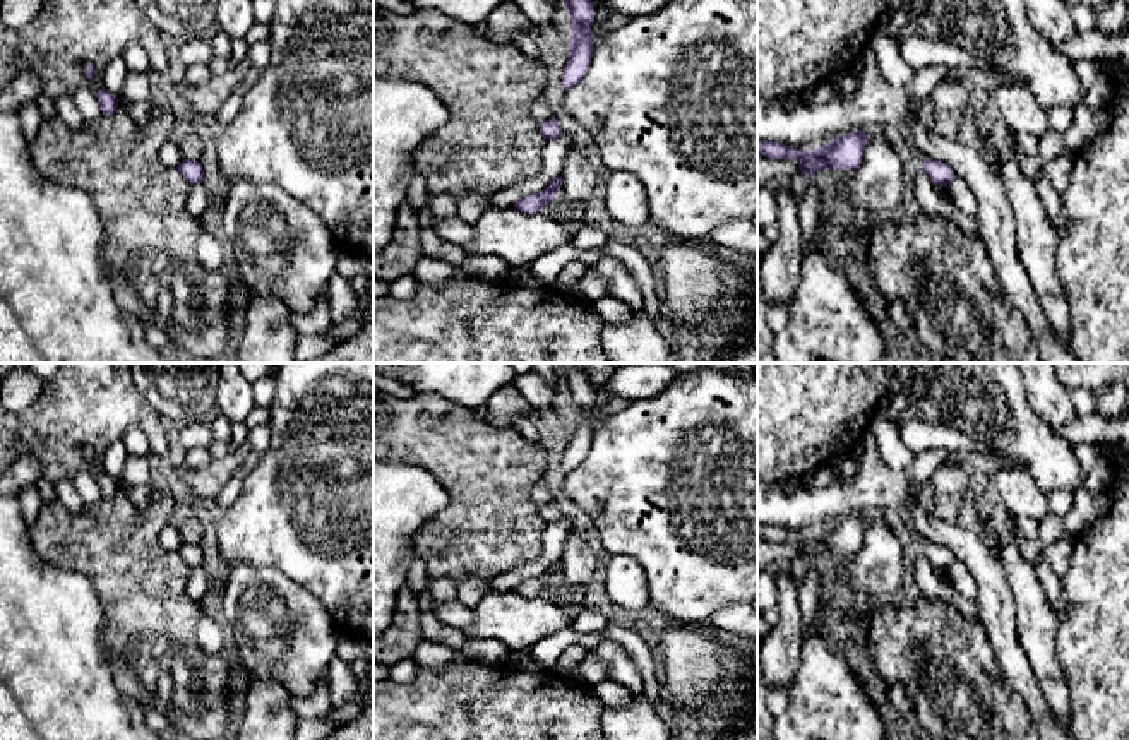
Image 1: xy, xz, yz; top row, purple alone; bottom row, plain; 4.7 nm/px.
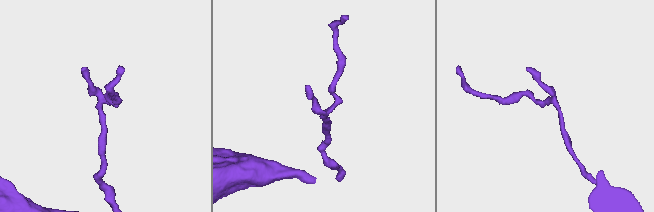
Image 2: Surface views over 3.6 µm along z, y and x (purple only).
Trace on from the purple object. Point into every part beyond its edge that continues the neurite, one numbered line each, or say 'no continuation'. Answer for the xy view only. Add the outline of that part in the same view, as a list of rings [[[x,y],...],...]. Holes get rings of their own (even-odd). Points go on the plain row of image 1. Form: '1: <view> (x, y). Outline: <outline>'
no continuation

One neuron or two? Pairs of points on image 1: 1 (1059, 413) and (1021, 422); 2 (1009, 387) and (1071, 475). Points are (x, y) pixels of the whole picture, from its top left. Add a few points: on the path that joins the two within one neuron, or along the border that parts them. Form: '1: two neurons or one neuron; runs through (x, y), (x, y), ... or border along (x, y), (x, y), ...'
1: two neurons; border along (1023, 381), (1025, 399), (1051, 427)
2: one neuron; runs through (1016, 410), (1018, 422), (1049, 453)

